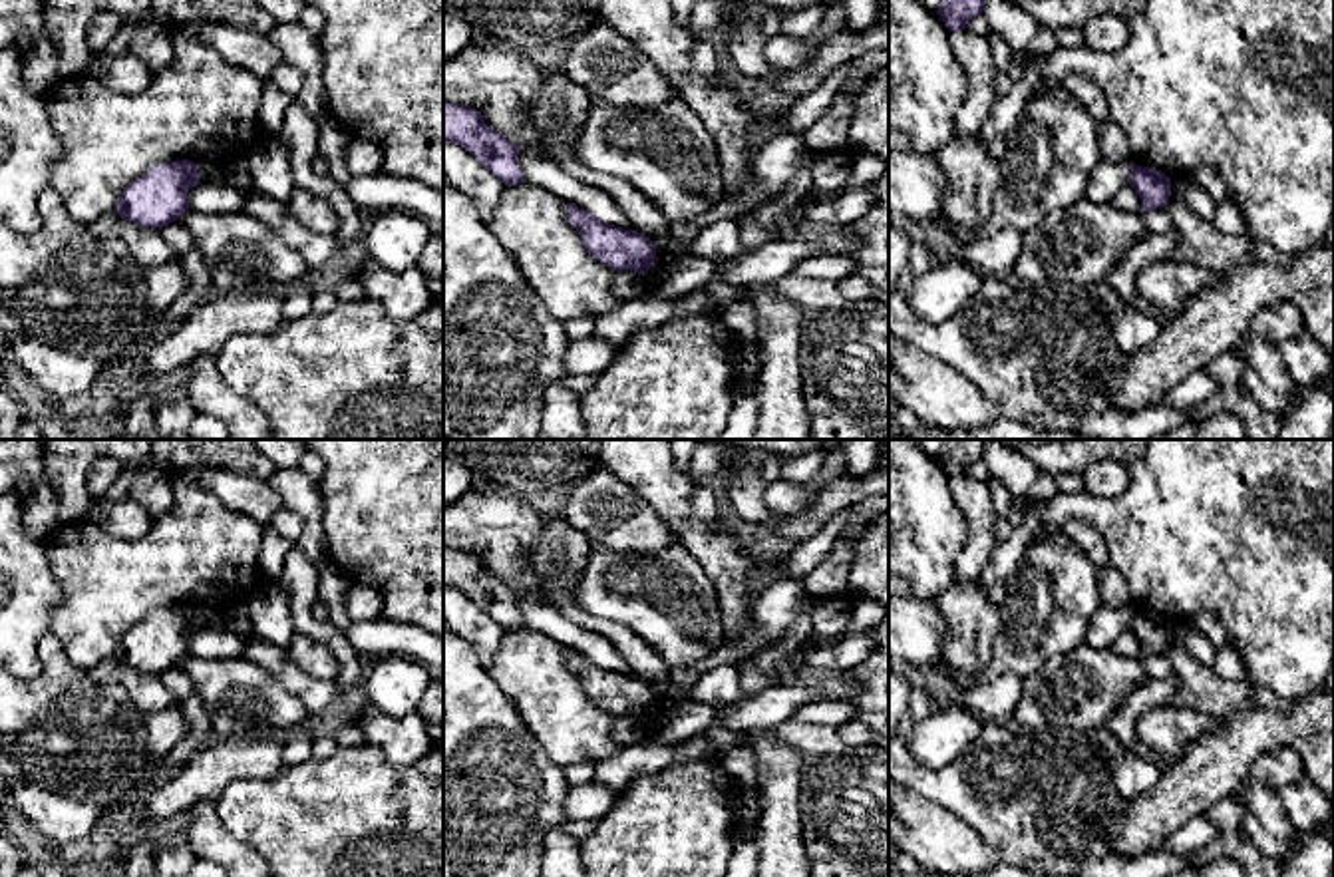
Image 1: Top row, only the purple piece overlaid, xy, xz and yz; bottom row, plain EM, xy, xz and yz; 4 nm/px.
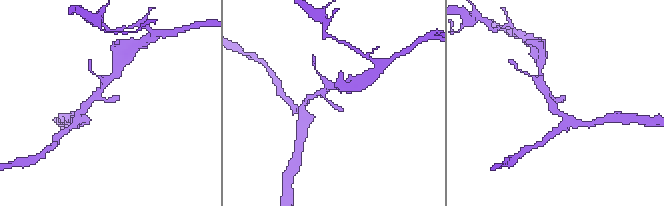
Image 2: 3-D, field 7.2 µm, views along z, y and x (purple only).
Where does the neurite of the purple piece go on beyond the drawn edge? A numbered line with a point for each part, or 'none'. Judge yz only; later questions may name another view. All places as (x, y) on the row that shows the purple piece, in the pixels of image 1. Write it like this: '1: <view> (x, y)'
none

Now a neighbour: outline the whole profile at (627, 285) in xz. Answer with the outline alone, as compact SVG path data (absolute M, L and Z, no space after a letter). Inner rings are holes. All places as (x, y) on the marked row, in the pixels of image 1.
M614 270L612 292L620 302L640 298L646 294L646 278L632 270Z

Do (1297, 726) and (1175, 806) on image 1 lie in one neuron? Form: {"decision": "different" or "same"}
{"decision": "same"}

